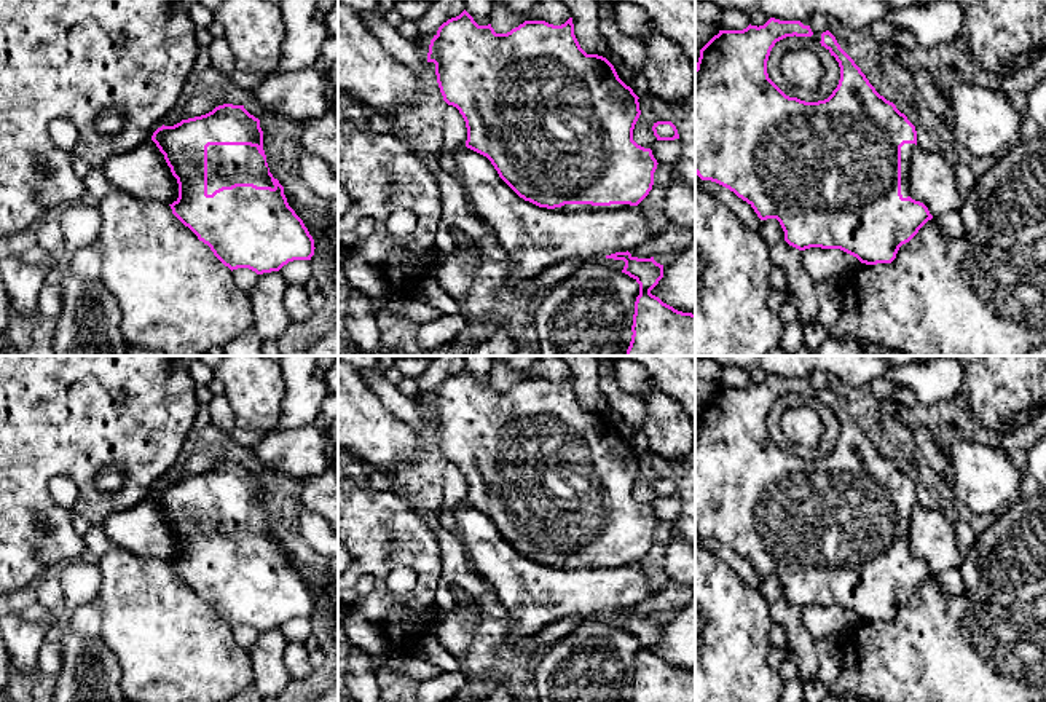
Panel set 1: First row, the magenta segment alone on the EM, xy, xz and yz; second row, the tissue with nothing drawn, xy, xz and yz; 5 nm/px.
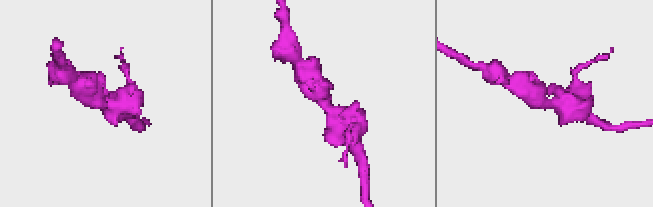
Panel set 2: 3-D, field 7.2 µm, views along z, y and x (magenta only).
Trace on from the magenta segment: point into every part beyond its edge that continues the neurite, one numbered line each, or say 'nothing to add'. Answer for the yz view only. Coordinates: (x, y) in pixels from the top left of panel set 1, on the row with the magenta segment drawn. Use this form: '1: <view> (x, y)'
1: yz (906, 149)

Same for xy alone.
1: xy (227, 165)

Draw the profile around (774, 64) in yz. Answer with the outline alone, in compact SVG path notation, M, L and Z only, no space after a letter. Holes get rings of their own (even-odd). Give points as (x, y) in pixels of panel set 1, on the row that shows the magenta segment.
M786 37L775 43L767 61L769 78L789 97L797 97L805 102L818 102L828 99L837 88L840 80L840 67L836 57L815 37ZM791 49L810 49L823 67L820 85L808 91L794 86L781 70L783 56Z

